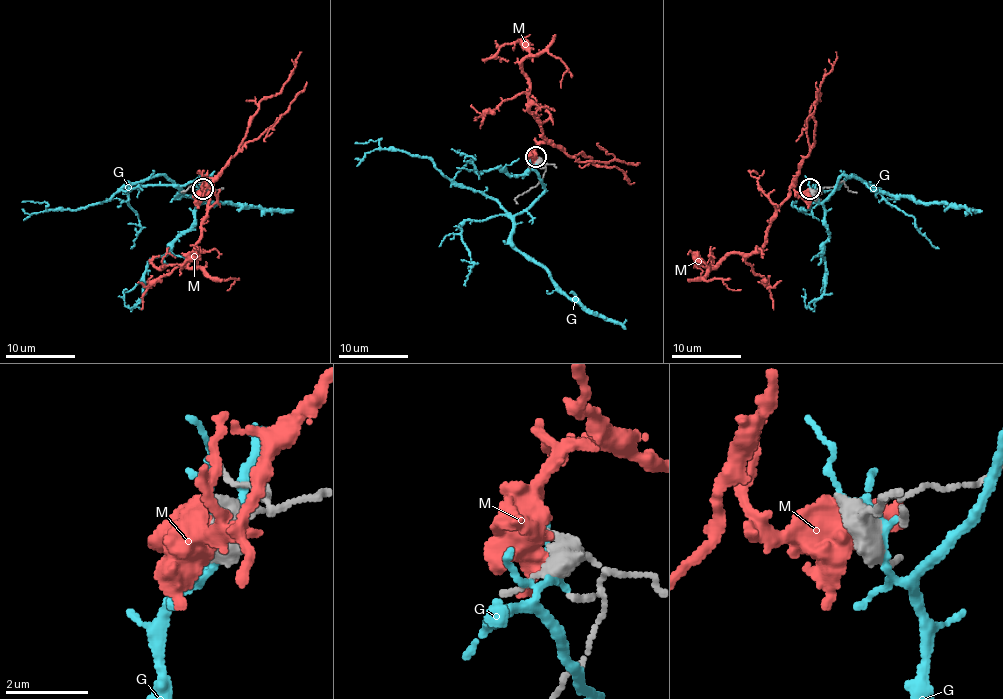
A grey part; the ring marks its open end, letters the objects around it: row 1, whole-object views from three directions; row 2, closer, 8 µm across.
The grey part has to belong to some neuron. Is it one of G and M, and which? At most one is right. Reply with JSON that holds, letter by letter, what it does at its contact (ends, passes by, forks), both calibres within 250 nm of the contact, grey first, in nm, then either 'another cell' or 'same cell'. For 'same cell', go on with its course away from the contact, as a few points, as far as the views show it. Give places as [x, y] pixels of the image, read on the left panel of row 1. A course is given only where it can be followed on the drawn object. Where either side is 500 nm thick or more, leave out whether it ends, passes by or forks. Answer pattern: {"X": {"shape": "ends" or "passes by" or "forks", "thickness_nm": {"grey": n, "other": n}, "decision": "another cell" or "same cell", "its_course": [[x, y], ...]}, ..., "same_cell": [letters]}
{"G": {"shape": "forks", "thickness_nm": {"grey": 320, "other": 110}, "decision": "another cell"}, "M": {"thickness_nm": {"grey": 360, "other": 550}, "decision": "another cell"}, "same_cell": []}

